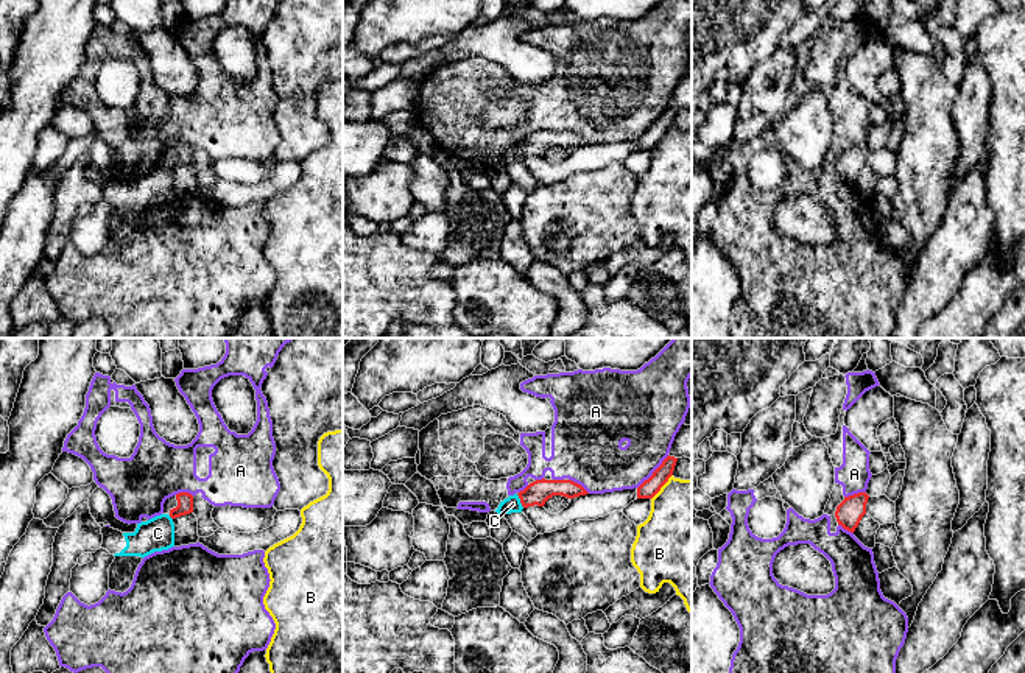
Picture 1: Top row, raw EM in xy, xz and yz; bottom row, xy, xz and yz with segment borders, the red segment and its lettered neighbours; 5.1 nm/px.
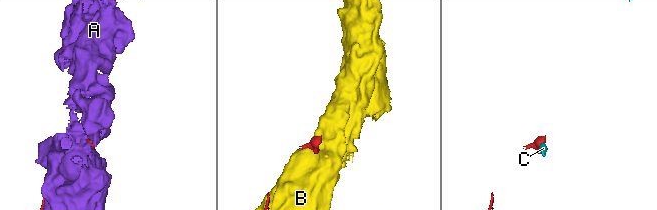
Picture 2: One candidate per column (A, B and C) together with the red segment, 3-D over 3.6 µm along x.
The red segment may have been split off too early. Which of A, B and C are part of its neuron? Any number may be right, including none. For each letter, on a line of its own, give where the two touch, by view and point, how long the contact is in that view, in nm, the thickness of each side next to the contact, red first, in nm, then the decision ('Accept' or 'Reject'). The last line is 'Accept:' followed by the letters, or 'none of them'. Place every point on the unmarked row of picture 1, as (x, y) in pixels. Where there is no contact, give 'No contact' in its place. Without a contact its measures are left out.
A: Touches red at xz (653, 123). Shared border 240 nm. Thickness 90 nm (red) against 280 nm. Reject
B: Touches red at xz (662, 136). Shared border 170 nm. Thickness 90 nm (red) against 440 nm. Reject
C: Touches red at xz (521, 151). Shared border 80 nm. Thickness 120 nm (red) against 80 nm. Reject
Accept: none of them

